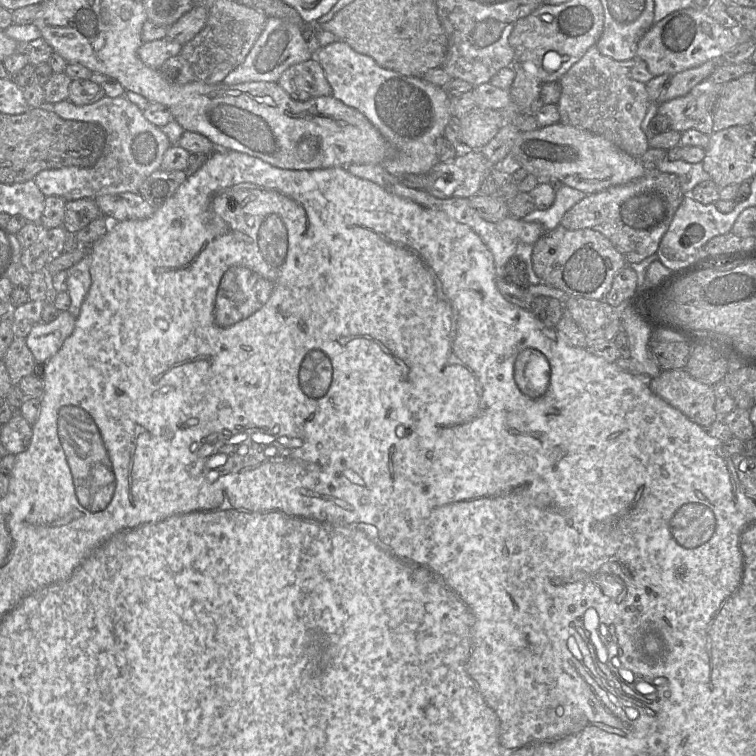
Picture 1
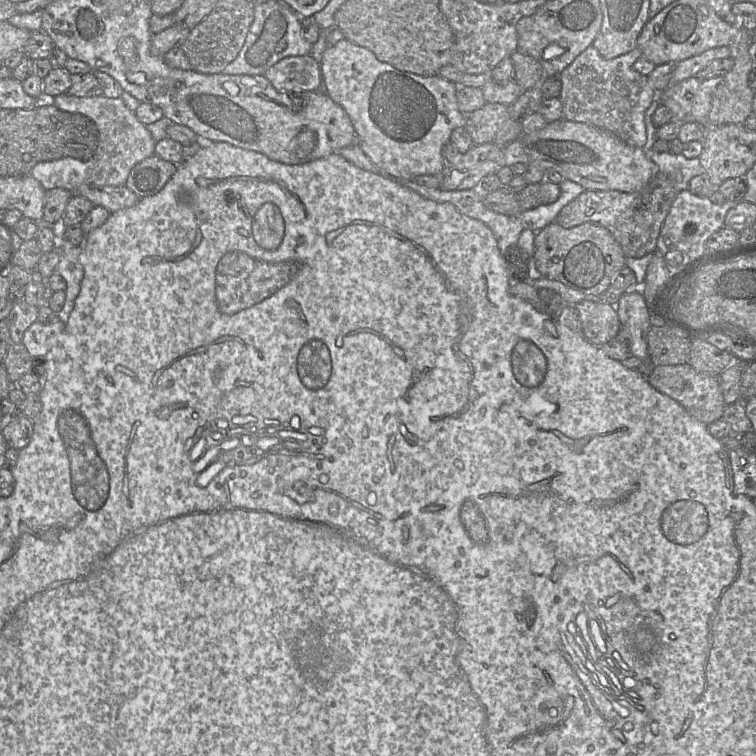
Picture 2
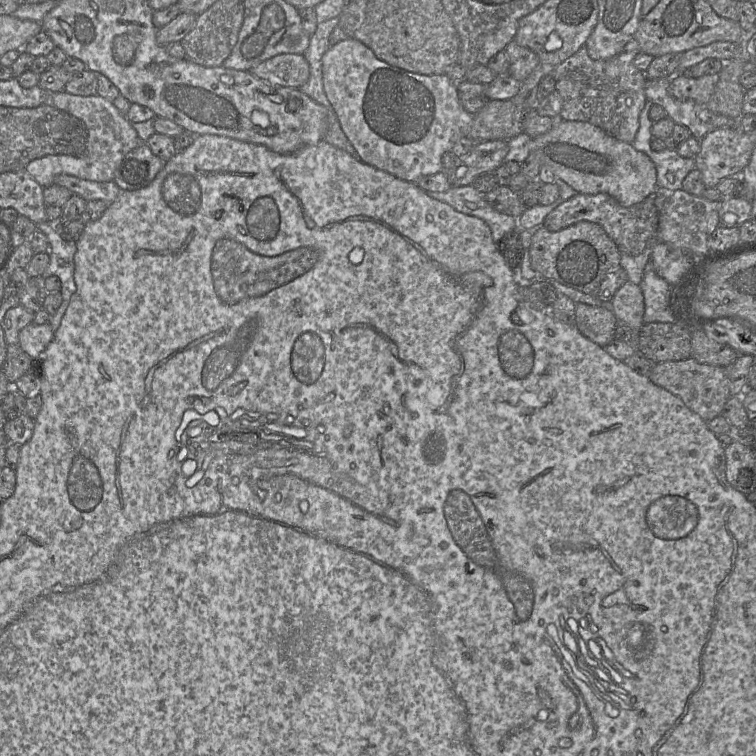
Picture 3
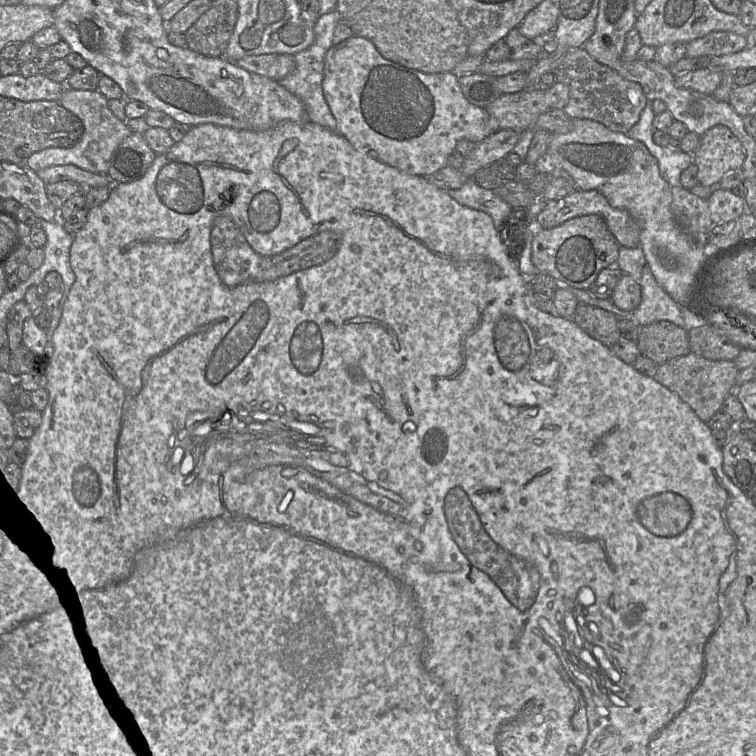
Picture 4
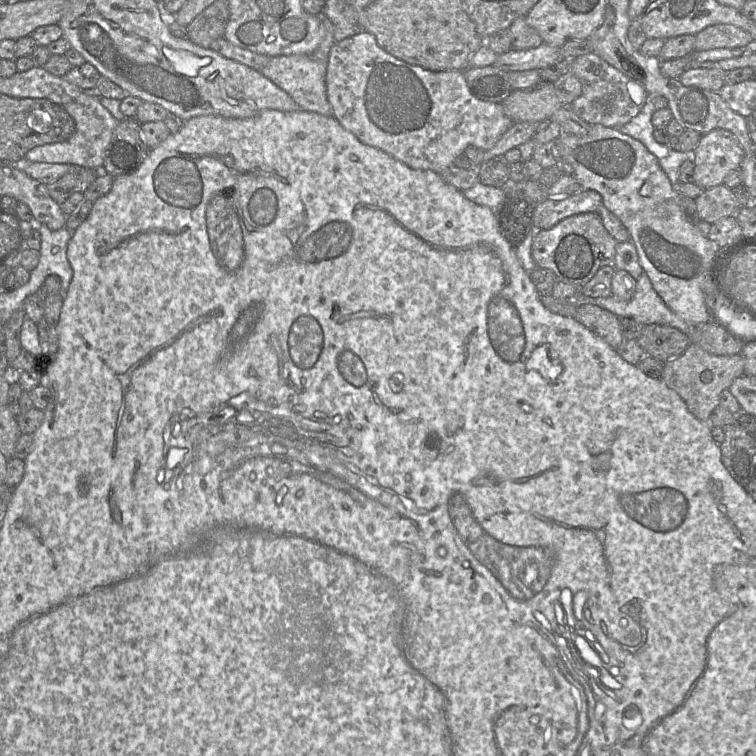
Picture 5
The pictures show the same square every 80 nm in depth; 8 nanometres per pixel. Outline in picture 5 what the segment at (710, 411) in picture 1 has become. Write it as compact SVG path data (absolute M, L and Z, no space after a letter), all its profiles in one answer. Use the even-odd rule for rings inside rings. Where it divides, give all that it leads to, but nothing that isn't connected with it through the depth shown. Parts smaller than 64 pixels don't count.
M691 342L685 352L665 362L661 379L686 403L688 410L700 421L709 423L712 411L720 405L720 394L729 389L733 381L744 375L744 359L741 354L712 355Z

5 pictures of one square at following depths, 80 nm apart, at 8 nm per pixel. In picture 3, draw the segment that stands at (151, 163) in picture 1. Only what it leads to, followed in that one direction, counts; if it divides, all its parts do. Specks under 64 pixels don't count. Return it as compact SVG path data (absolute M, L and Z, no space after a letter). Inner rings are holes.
M63 90L49 93L49 102L86 125L89 148L88 156L47 155L31 161L26 170L43 188L54 184L55 178L61 174L97 182L112 181L124 157L143 143L127 116L121 114L112 101L98 94L79 96Z

